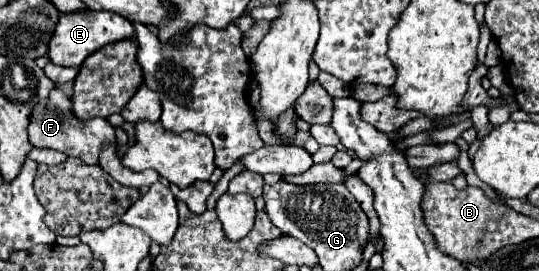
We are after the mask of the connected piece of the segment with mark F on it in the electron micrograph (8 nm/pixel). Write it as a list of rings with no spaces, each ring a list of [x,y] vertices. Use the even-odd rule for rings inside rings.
[[[58,86],[50,92],[46,102],[40,102],[30,114],[28,138],[34,148],[52,148],[64,152],[68,156],[76,156],[86,164],[98,164],[98,152],[104,144],[114,144],[116,134],[114,128],[108,124],[106,118],[92,118],[92,120],[76,120],[70,114],[70,96],[66,96]]]

